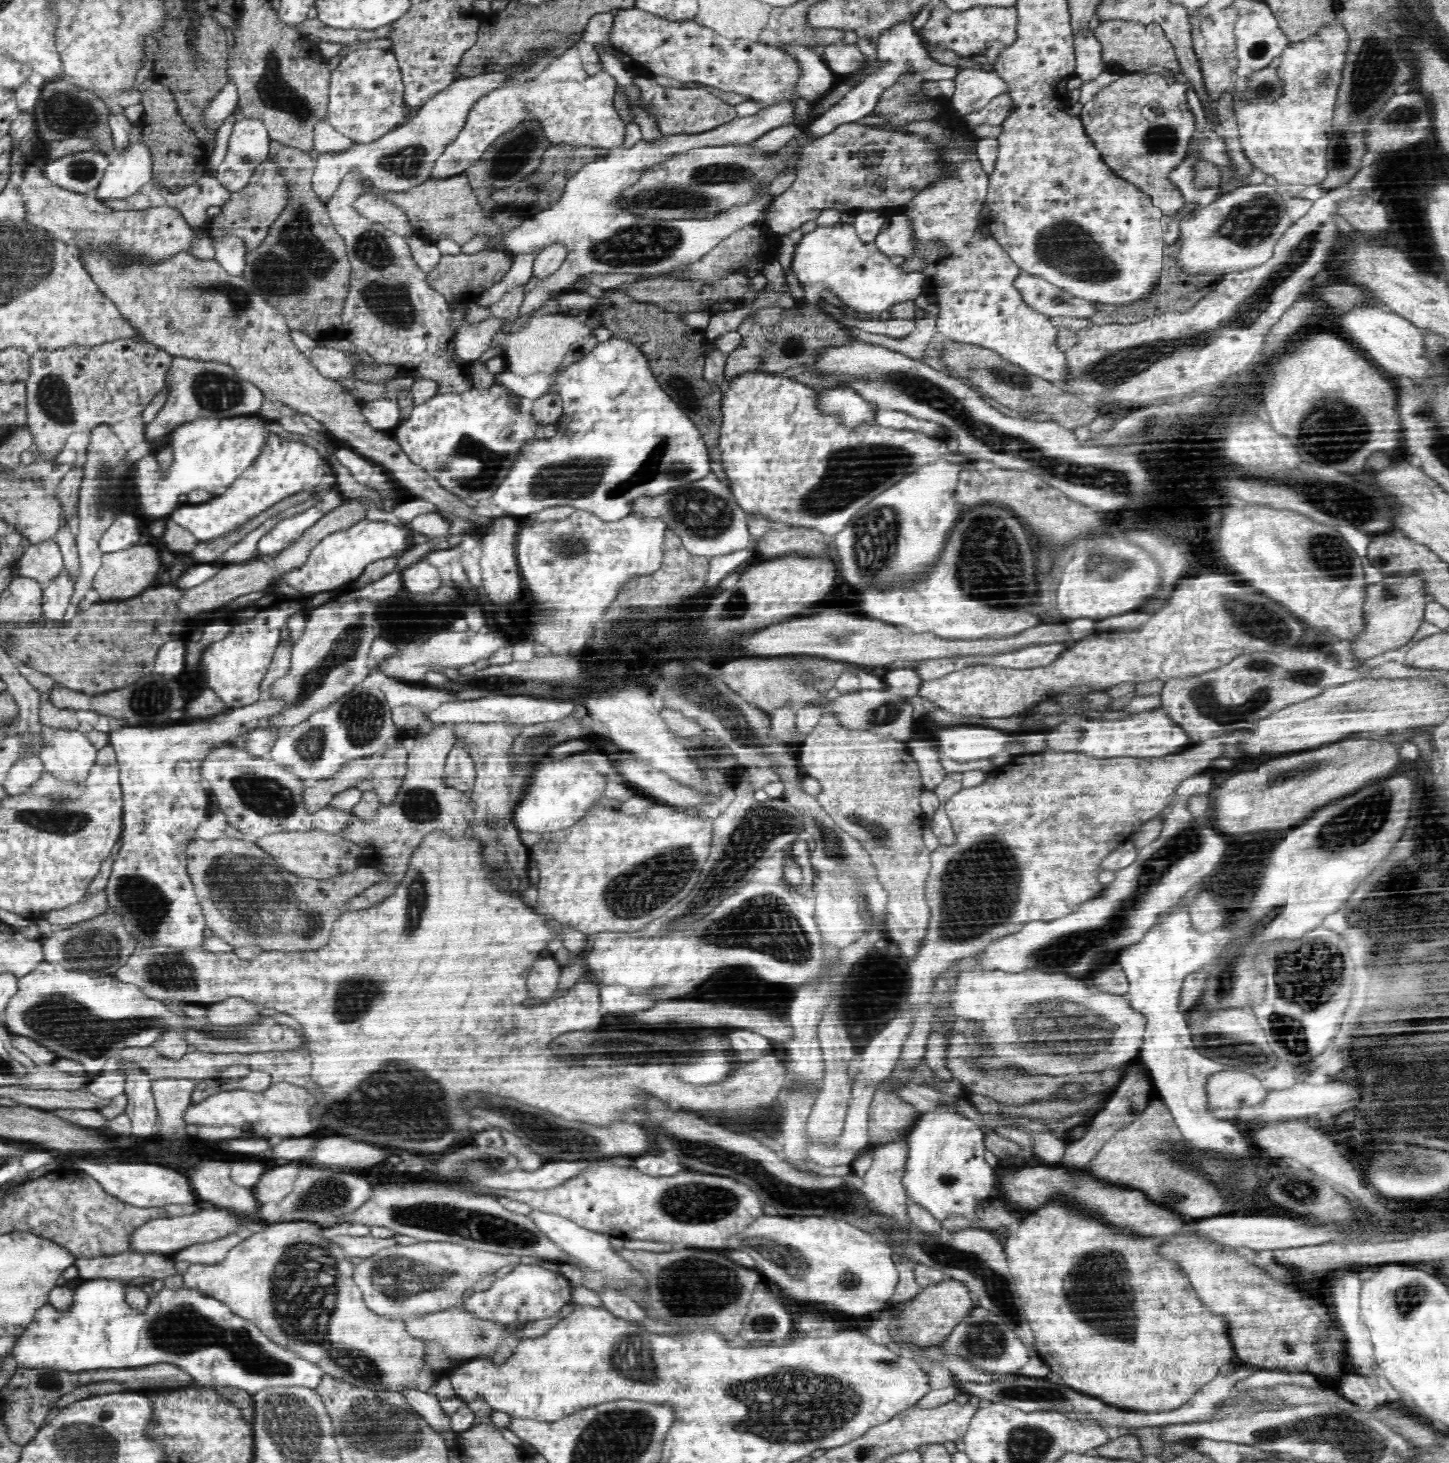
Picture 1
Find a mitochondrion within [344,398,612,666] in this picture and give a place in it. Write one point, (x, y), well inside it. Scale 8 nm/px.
(492, 461)

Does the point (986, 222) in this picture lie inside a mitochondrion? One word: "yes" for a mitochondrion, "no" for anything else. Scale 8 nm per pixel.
no

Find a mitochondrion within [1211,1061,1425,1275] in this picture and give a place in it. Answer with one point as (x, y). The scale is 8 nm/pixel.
(1298, 1191)

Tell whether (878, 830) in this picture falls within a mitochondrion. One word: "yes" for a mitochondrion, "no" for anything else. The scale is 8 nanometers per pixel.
yes

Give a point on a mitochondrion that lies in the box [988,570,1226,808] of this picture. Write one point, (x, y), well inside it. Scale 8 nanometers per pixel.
(1079, 732)

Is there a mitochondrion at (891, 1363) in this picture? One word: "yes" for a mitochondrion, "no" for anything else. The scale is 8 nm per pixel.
yes

